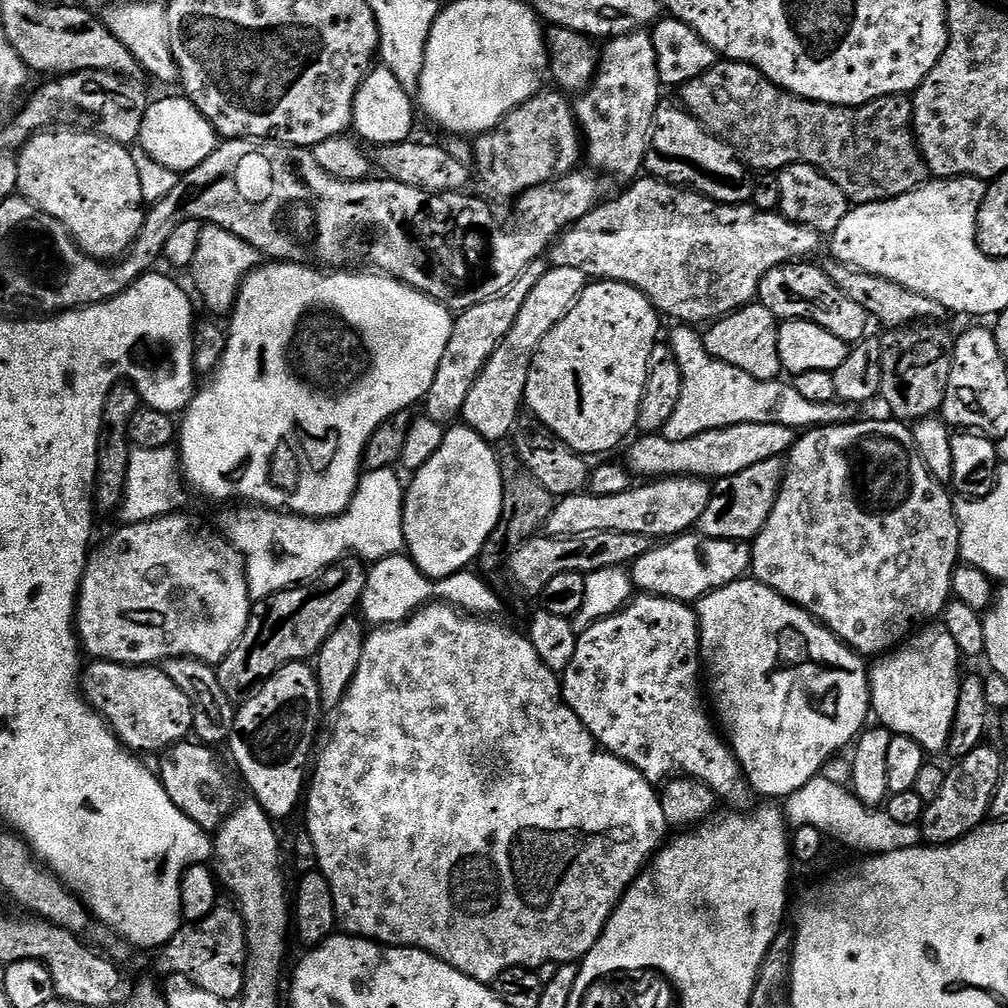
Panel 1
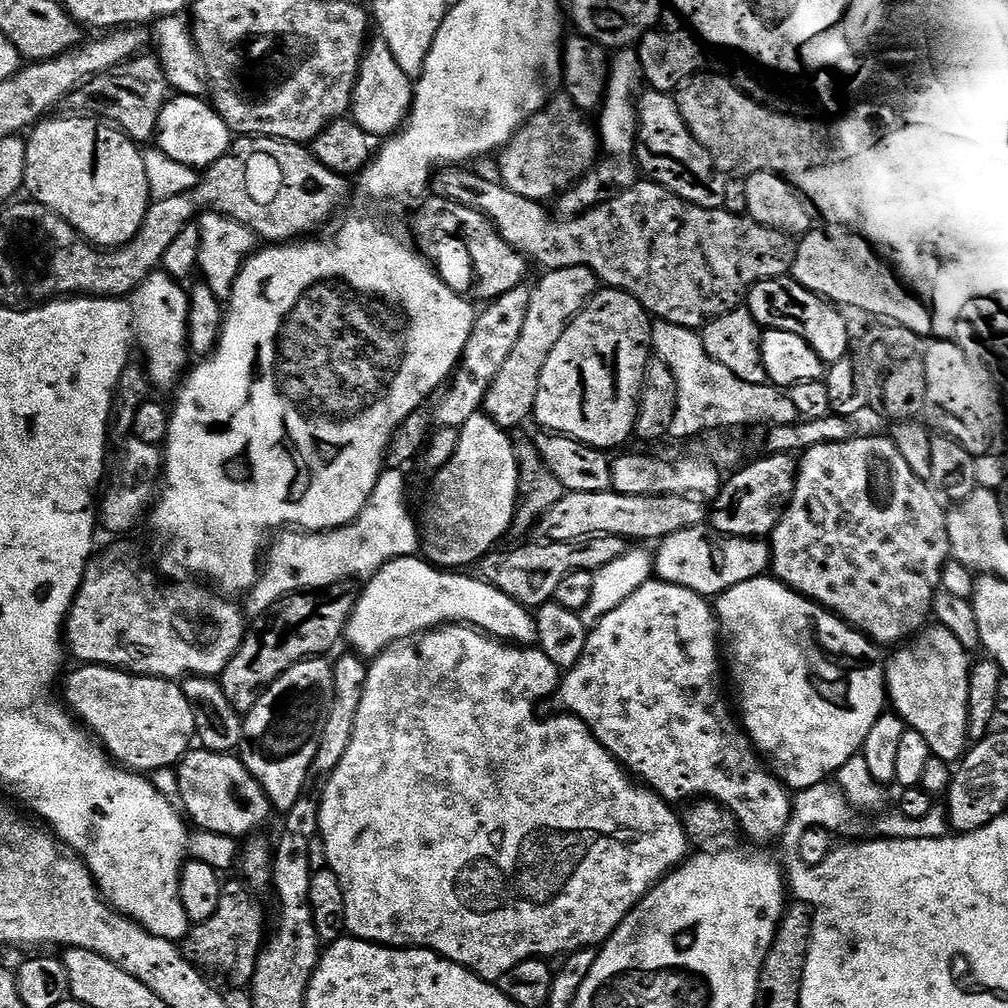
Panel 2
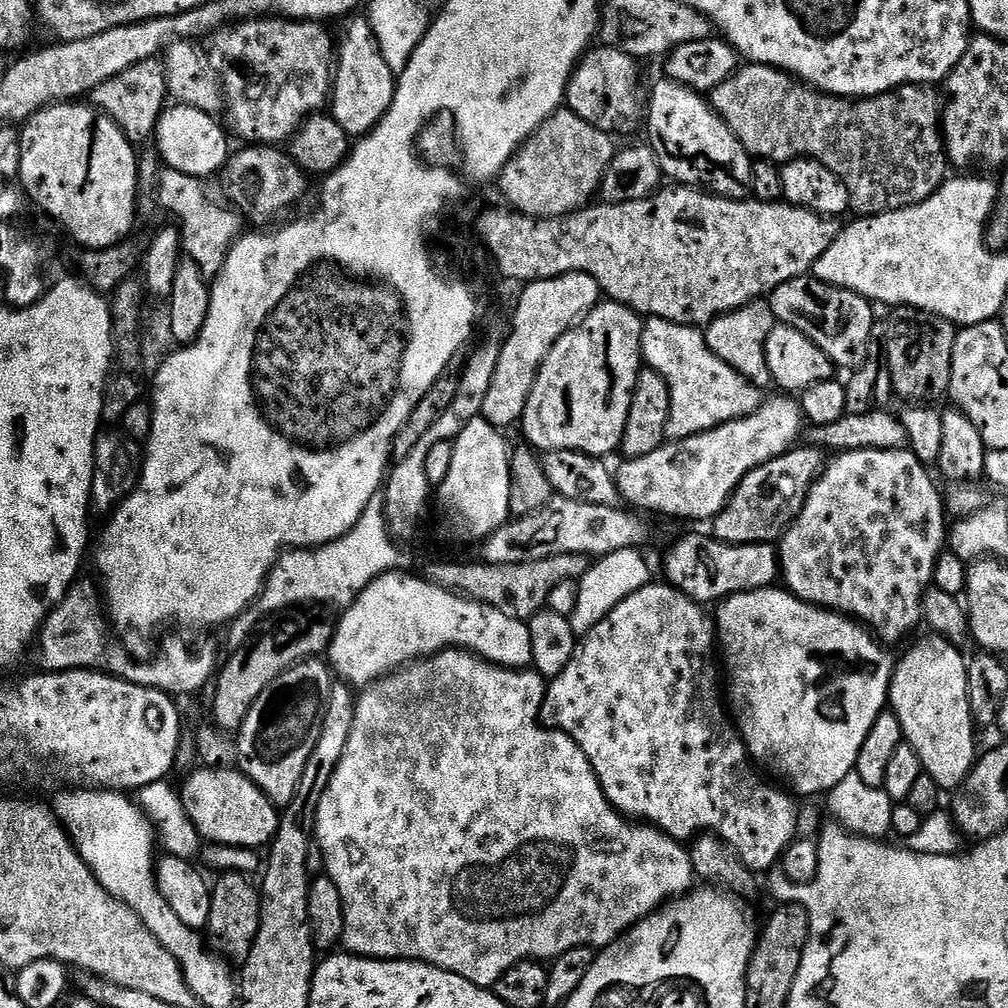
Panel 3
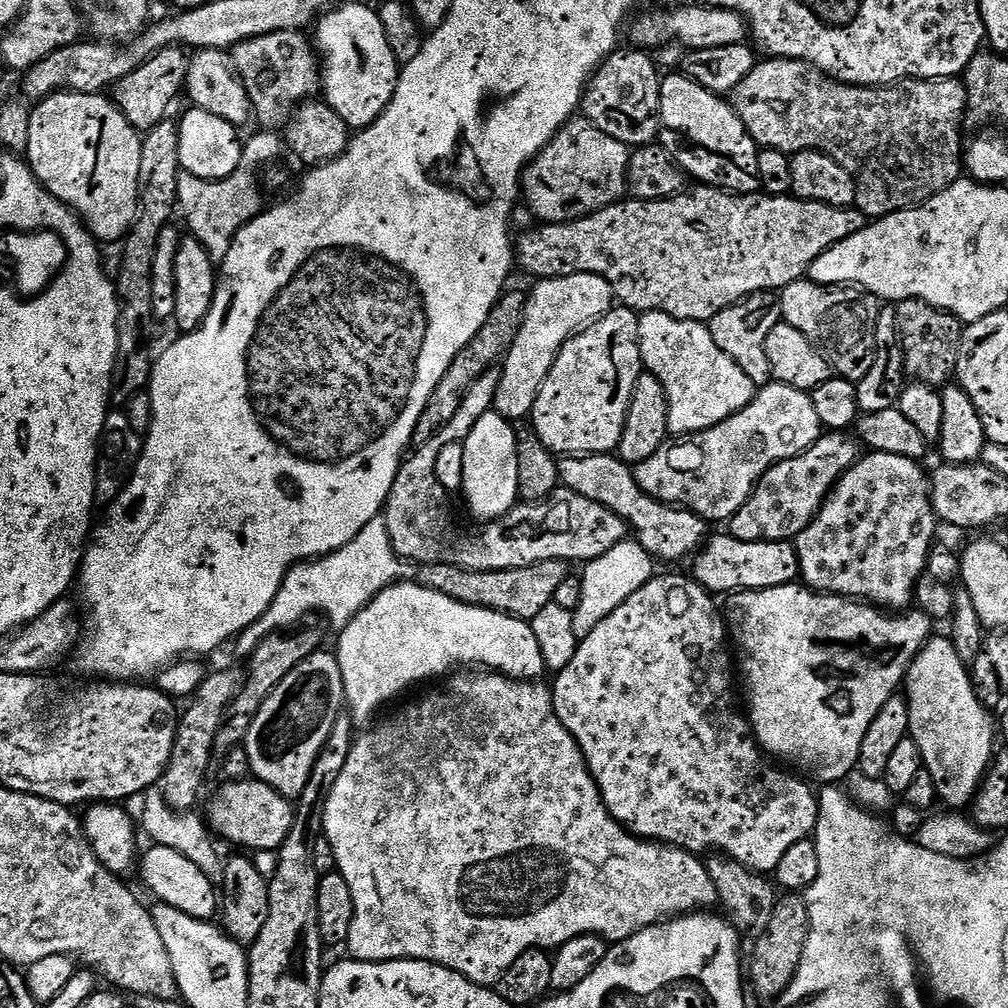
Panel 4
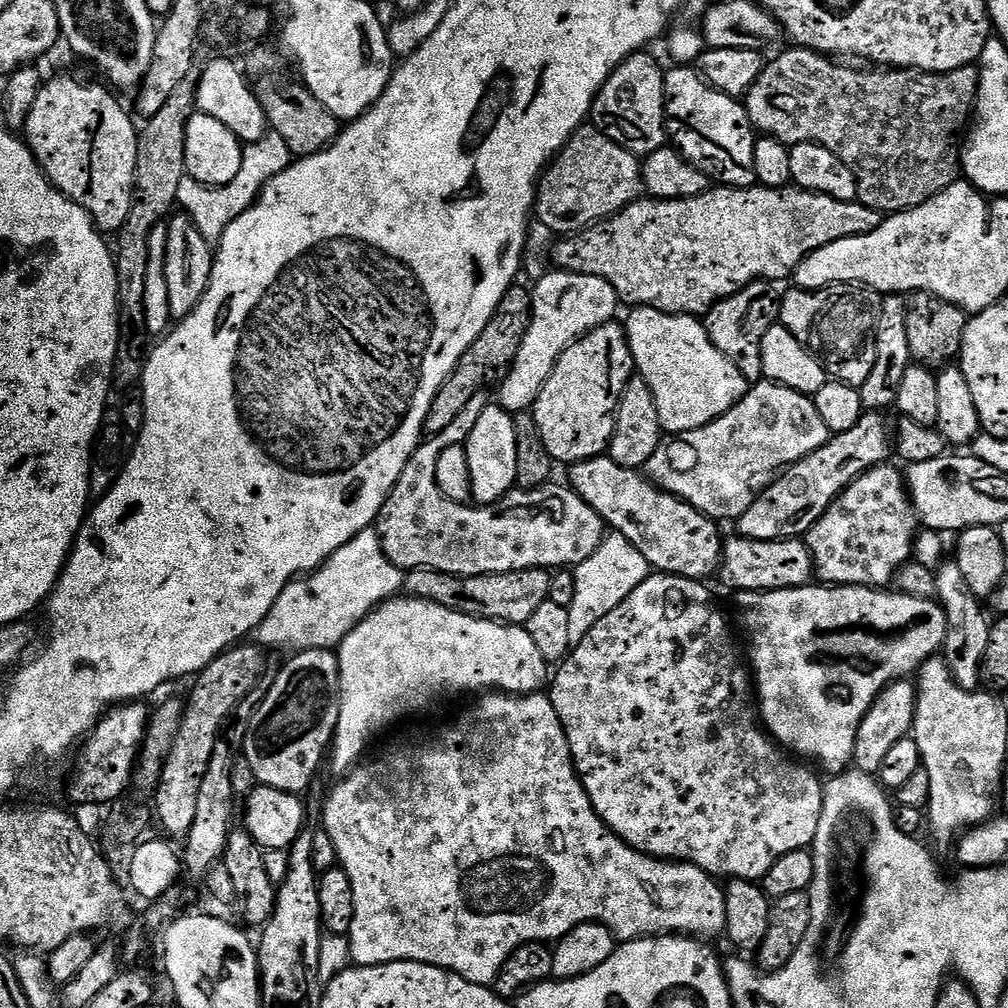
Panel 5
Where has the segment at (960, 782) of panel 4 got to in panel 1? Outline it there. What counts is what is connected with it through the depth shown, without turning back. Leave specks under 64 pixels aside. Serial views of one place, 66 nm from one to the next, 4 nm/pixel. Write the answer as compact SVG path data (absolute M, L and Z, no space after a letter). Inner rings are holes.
M925 626L908 637L903 645L891 654L884 654L871 665L868 674L868 689L872 695L871 711L880 716L896 716L899 735L914 738L925 750L925 753L943 753L948 747L950 730L954 726L954 714L958 710L960 693L960 672L962 657L954 638L943 626Z

